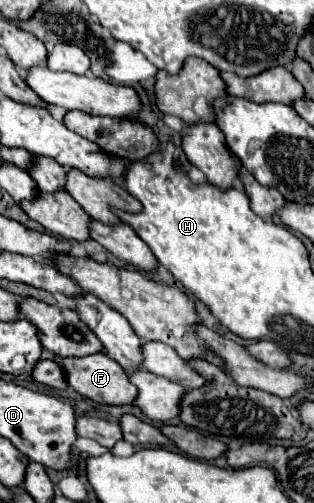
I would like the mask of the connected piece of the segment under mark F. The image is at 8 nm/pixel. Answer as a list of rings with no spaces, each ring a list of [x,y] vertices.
[[[92,354],[92,356],[84,356],[84,358],[62,358],[62,356],[54,356],[52,358],[58,366],[64,368],[64,372],[68,372],[68,384],[82,396],[98,402],[98,404],[132,404],[132,400],[136,398],[136,386],[128,380],[128,374],[124,374],[124,368],[104,356],[104,354]]]

